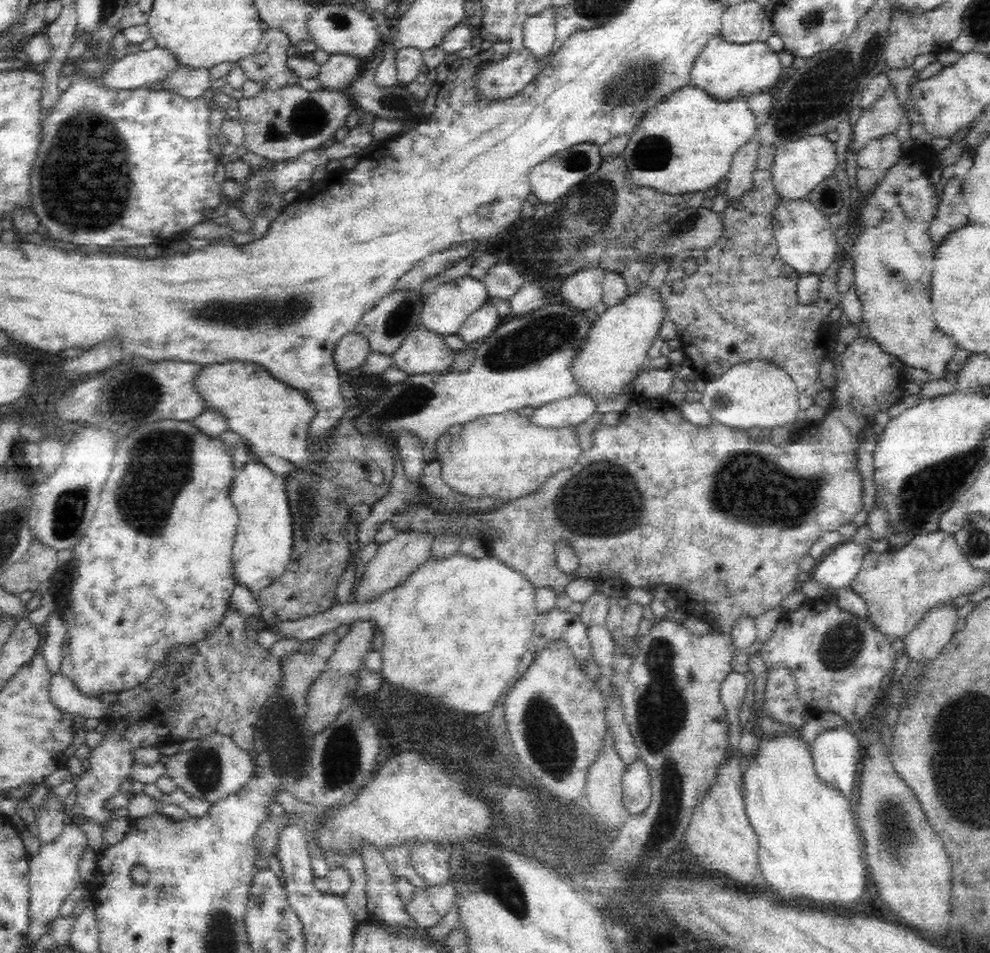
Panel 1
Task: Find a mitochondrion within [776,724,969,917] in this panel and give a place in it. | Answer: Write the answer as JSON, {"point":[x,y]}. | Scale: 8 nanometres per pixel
{"point":[898,837]}

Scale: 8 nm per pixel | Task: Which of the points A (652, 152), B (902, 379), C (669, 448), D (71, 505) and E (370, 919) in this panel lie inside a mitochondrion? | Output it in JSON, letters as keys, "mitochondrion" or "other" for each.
{"A":"mitochondrion","B":"other","C":"other","D":"mitochondrion","E":"other"}

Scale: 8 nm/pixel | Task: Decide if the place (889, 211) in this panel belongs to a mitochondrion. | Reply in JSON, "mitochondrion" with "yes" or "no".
{"mitochondrion":"yes"}

